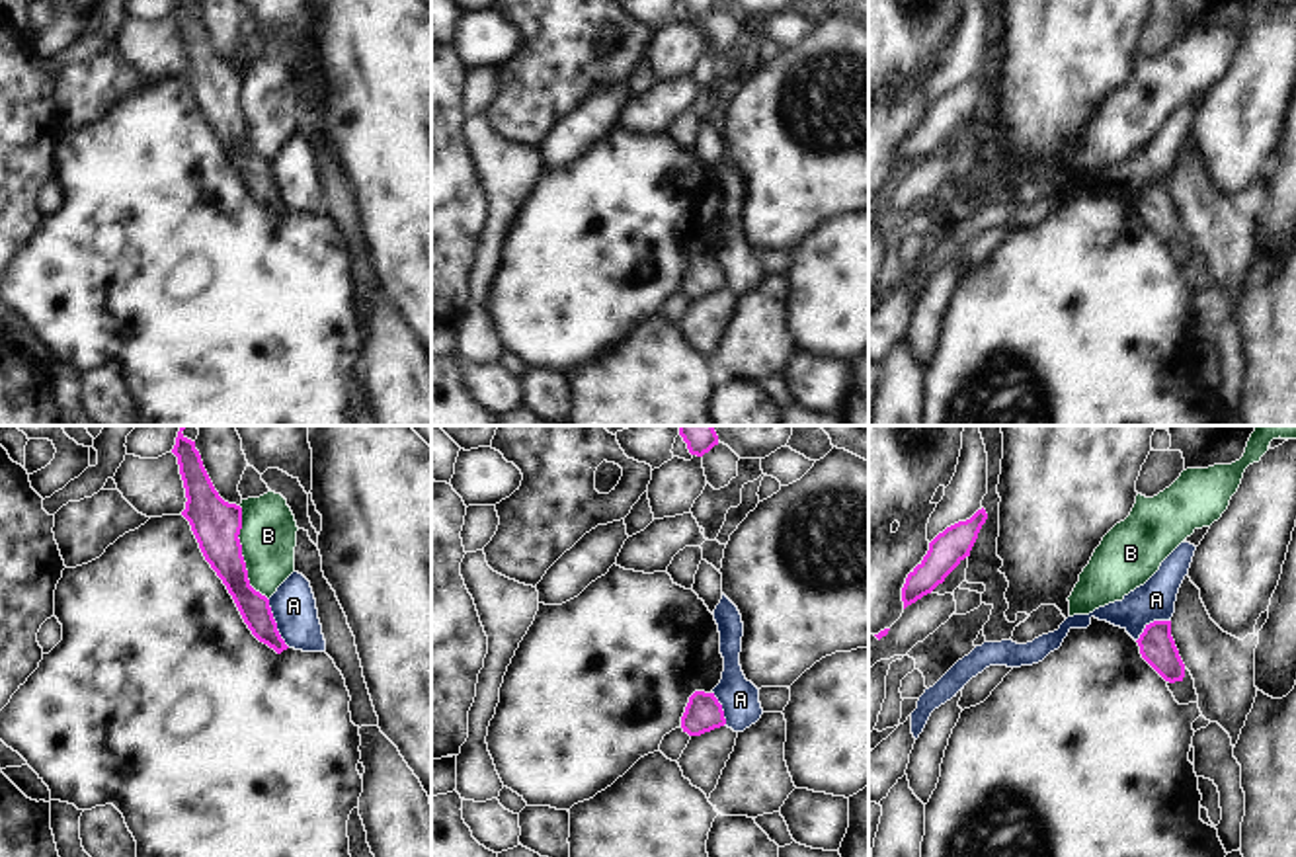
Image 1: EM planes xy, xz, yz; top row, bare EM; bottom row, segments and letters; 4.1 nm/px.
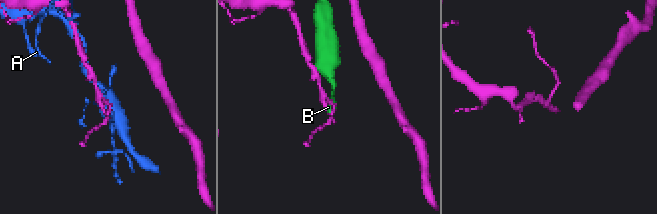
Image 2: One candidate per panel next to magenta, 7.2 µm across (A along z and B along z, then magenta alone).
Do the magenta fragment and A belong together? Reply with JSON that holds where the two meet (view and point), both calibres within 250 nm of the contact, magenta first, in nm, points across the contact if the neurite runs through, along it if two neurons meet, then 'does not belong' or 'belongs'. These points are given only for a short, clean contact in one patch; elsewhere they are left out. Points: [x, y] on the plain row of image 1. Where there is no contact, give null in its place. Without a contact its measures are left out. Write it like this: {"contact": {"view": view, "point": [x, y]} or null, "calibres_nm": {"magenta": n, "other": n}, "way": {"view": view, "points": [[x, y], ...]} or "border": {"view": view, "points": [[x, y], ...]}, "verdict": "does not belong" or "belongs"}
{"contact": {"view": "xy", "point": [276, 186]}, "calibres_nm": {"magenta": 130, "other": 190}, "border": {"view": "xy", "points": [[268, 163], [278, 196], [289, 209]]}, "verdict": "does not belong"}

